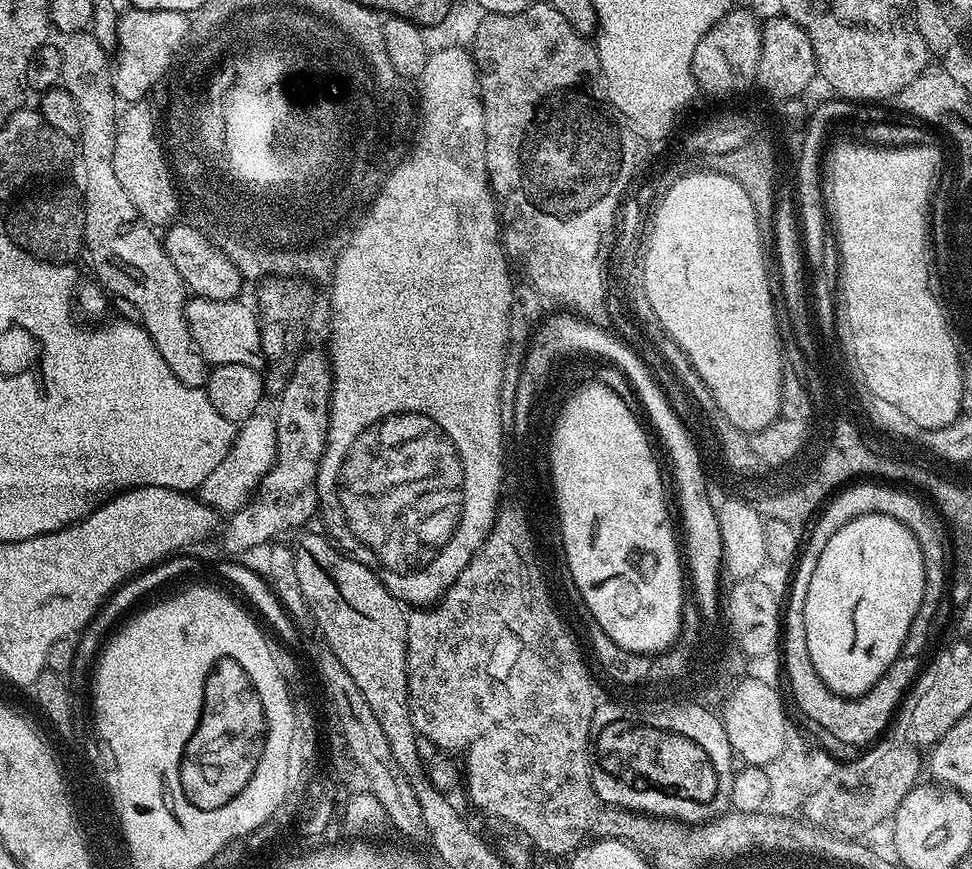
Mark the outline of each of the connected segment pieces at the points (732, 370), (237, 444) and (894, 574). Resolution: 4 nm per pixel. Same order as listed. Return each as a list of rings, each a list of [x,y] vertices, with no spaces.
[[[714,170],[710,176],[694,176],[684,183],[677,184],[673,188],[672,195],[665,200],[660,210],[657,221],[656,235],[652,241],[652,251],[648,255],[648,292],[656,311],[660,313],[658,320],[665,320],[663,331],[675,340],[684,344],[688,352],[691,352],[697,368],[703,373],[704,379],[716,392],[717,400],[723,404],[728,416],[745,428],[756,428],[761,425],[767,426],[768,420],[773,420],[772,415],[776,412],[777,397],[779,391],[779,367],[784,363],[782,357],[782,337],[778,331],[778,313],[772,305],[772,288],[768,285],[768,268],[764,265],[765,246],[760,241],[759,226],[756,223],[754,206],[747,197],[746,190],[737,188],[730,180],[720,178],[718,170]]]
[[[254,415],[239,425],[237,432],[240,433],[237,436],[235,433],[231,441],[232,449],[226,454],[226,458],[222,458],[214,474],[204,477],[199,486],[199,499],[205,504],[211,504],[221,513],[231,513],[234,506],[243,505],[257,491],[263,477],[276,463],[276,422],[271,415],[264,415]]]
[[[865,512],[862,516],[856,516],[846,526],[842,526],[826,542],[826,550],[818,558],[818,566],[810,578],[810,586],[806,590],[806,606],[804,607],[804,629],[806,630],[806,647],[810,649],[810,662],[814,670],[818,670],[818,678],[831,692],[840,698],[859,698],[865,692],[869,692],[886,674],[886,670],[896,660],[900,659],[904,652],[906,634],[910,630],[910,622],[914,622],[914,614],[918,614],[920,603],[924,597],[924,556],[920,553],[918,542],[912,531],[907,528],[901,520],[893,516],[884,516],[880,512]]]

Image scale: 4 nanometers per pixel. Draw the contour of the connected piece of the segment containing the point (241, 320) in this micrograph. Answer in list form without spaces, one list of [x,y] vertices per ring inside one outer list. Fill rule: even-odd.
[[[203,298],[189,299],[188,305],[184,307],[184,313],[188,318],[188,328],[192,331],[192,339],[196,347],[203,353],[204,359],[209,365],[217,364],[250,364],[259,365],[262,360],[261,331],[262,324],[257,313],[248,304],[243,304],[243,299],[234,300],[205,300]]]

